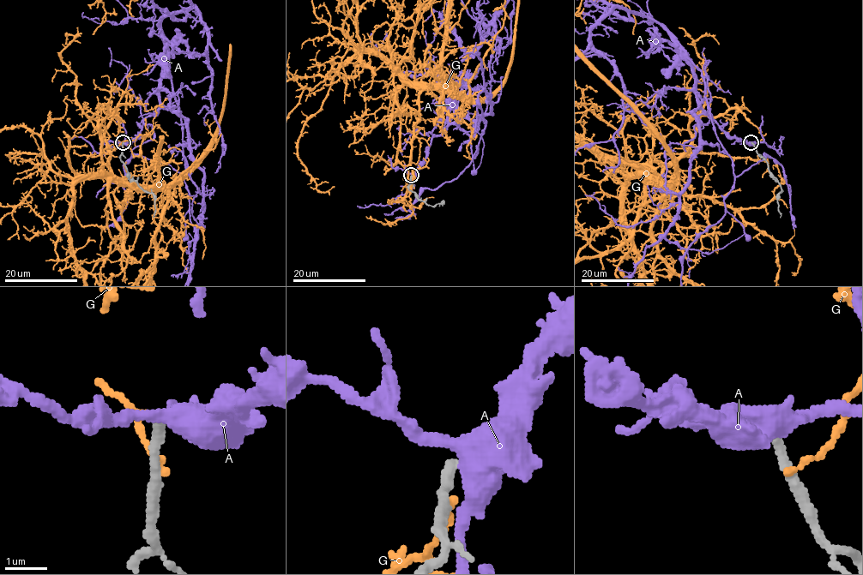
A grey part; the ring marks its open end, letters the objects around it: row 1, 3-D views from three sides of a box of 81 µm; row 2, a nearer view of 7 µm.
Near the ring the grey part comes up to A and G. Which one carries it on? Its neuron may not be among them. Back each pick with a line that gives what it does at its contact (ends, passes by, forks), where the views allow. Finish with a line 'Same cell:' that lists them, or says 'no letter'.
Same cell: no letter

